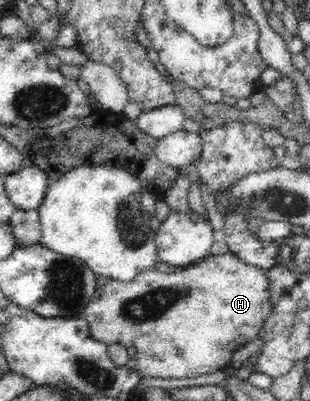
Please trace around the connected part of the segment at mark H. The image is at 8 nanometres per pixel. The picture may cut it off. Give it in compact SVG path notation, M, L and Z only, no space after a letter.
M230 251L221 255L209 253L187 267L173 267L158 260L128 282L108 279L95 290L83 316L97 342L107 347L115 343L135 347L135 368L142 377L183 379L223 371L239 347L259 337L261 324L270 316L271 310L266 270L245 263Z

